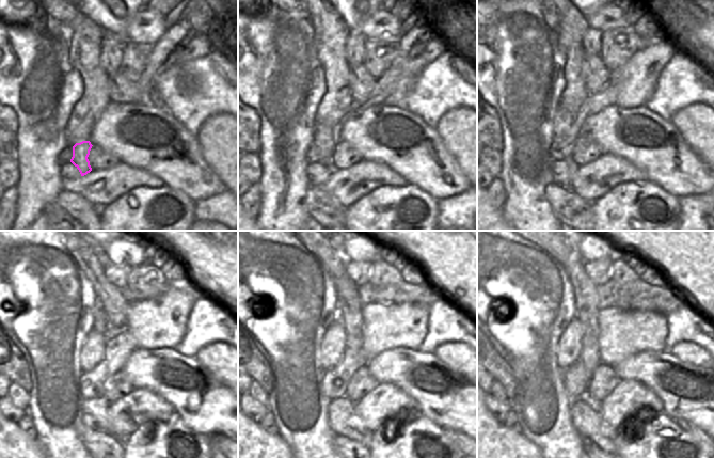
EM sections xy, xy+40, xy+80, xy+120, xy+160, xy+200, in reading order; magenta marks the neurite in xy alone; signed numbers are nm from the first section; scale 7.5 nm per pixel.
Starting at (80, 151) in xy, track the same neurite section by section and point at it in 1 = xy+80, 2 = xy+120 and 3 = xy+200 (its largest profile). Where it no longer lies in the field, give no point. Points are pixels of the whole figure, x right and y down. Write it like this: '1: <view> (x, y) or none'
1: xy+80 (562, 116)
2: xy+120 (93, 349)
3: xy+200 (570, 346)

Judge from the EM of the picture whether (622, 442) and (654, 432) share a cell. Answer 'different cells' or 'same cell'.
same cell

